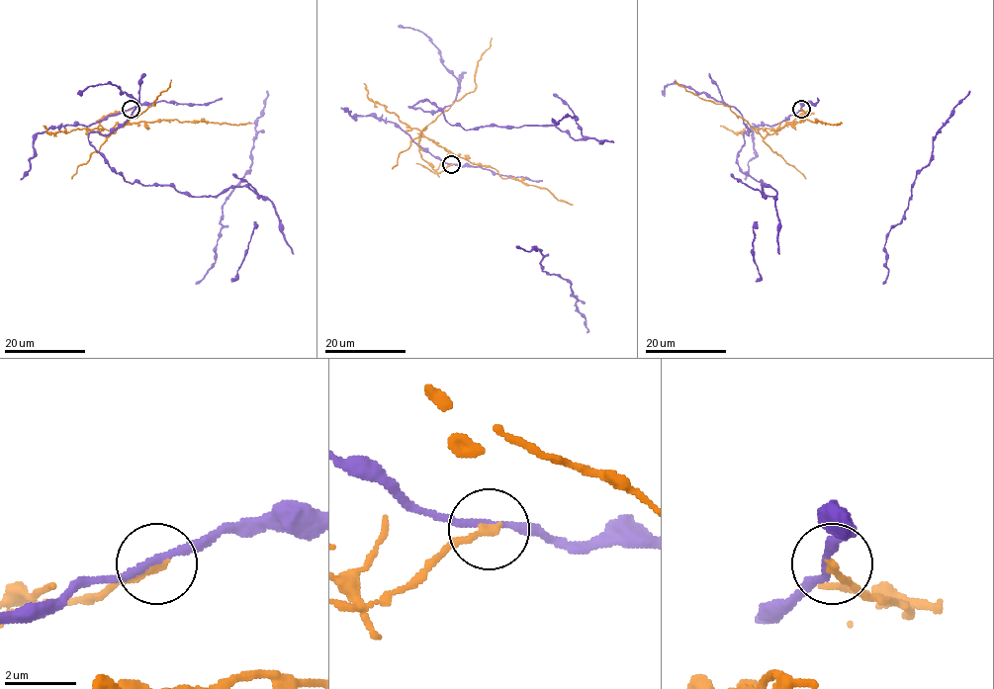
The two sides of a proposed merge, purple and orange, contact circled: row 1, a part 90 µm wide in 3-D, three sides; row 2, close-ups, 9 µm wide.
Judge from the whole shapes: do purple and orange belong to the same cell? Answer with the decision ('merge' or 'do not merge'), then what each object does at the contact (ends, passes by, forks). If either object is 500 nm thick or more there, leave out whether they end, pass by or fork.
do not merge; purple passes by; orange ends

